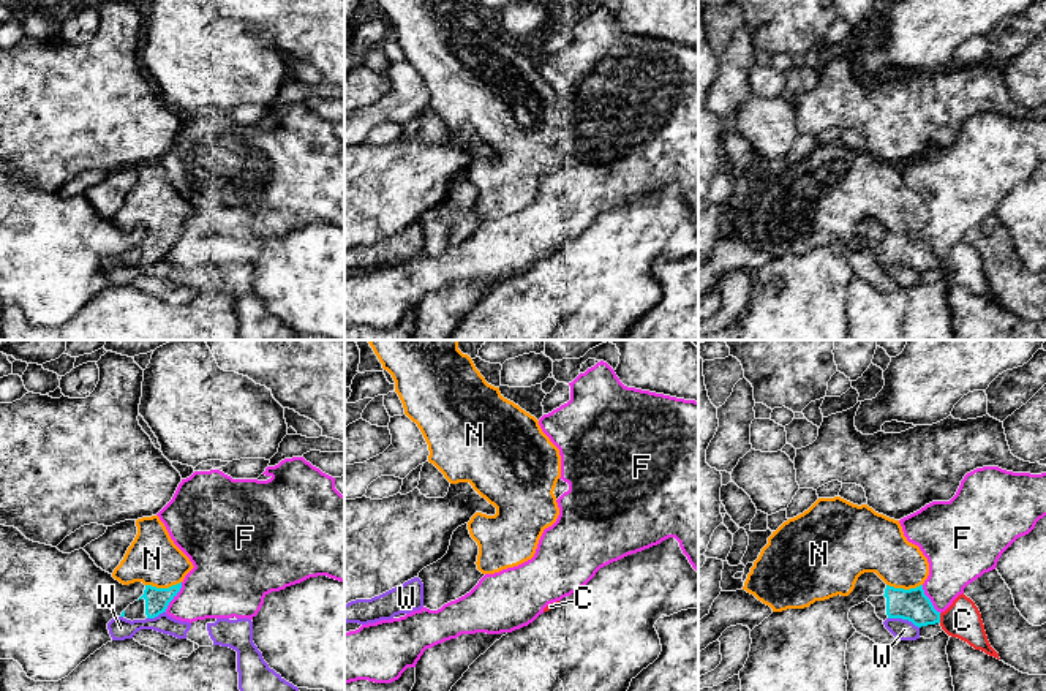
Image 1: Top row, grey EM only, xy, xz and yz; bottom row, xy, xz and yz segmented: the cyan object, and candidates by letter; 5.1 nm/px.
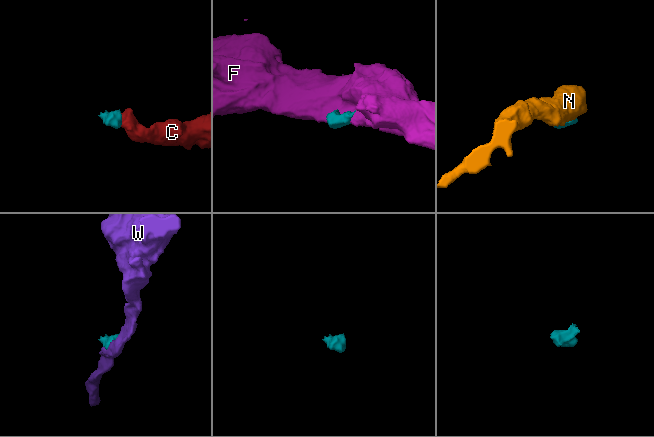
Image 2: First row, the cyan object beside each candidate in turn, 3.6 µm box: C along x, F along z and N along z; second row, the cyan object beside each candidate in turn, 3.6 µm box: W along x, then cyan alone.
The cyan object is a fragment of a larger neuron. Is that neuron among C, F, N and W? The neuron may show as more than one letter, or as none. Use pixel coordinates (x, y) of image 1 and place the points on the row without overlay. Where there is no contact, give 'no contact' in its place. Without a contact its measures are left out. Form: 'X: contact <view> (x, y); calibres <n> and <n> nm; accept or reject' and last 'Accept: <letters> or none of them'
C: contact yz (939, 264); calibres 160 and 190 nm; accept
F: contact xy (176, 241); calibres 130 and 340 nm; reject
N: contact xy (163, 234); calibres 130 and 260 nm; accept
W: contact yz (904, 264); calibres 160 and 110 nm; reject
Accept: C, N

